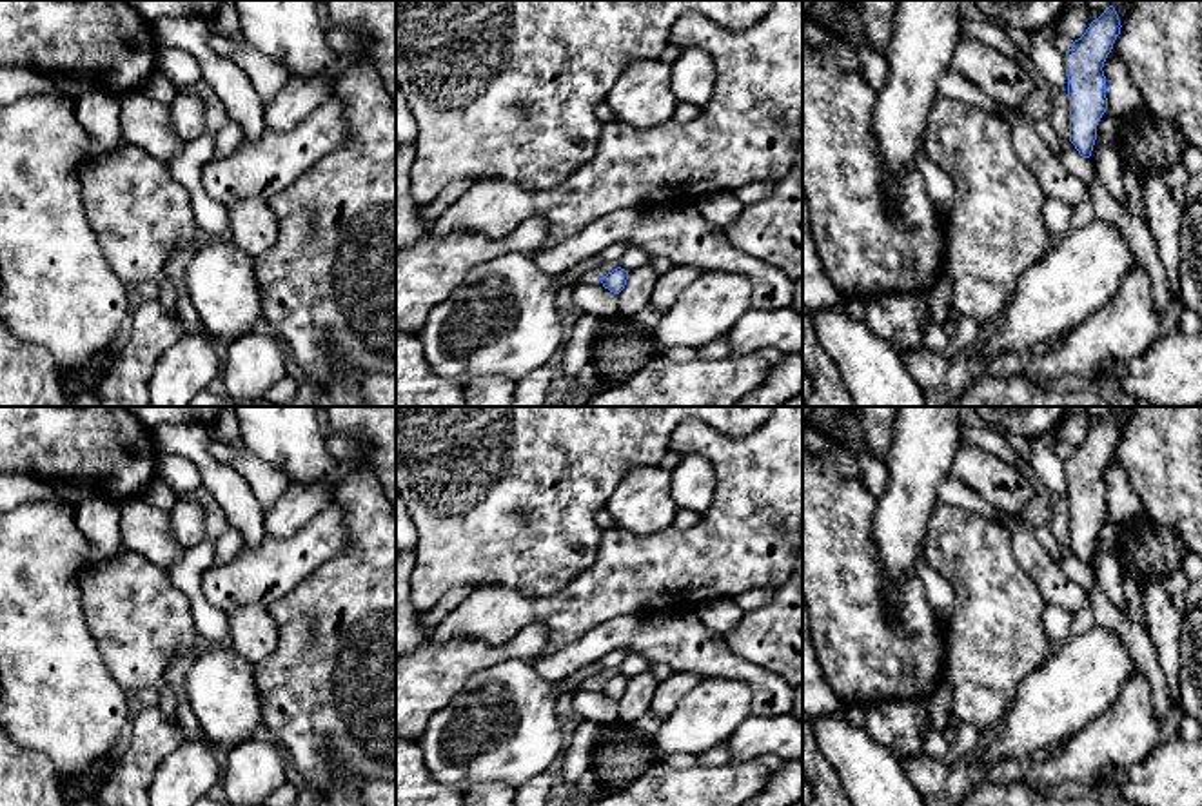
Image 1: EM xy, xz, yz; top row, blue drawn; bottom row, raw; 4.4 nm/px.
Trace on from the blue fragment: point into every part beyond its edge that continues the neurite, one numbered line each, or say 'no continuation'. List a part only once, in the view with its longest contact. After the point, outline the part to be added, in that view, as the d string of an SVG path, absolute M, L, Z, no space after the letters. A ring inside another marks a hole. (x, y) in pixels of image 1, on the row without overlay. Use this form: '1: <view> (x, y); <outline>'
no continuation

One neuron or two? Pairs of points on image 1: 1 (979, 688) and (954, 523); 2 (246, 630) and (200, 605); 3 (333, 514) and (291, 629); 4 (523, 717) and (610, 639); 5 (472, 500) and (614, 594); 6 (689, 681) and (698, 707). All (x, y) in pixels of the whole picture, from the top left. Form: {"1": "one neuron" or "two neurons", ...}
{"1": "one neuron", "2": "two neurons", "3": "two neurons", "4": "two neurons", "5": "two neurons", "6": "two neurons"}

